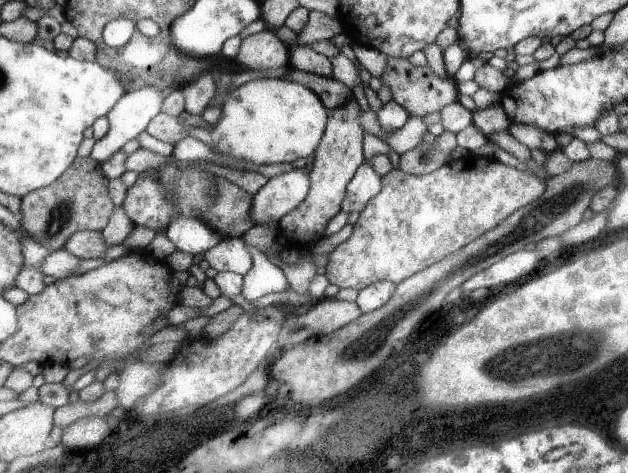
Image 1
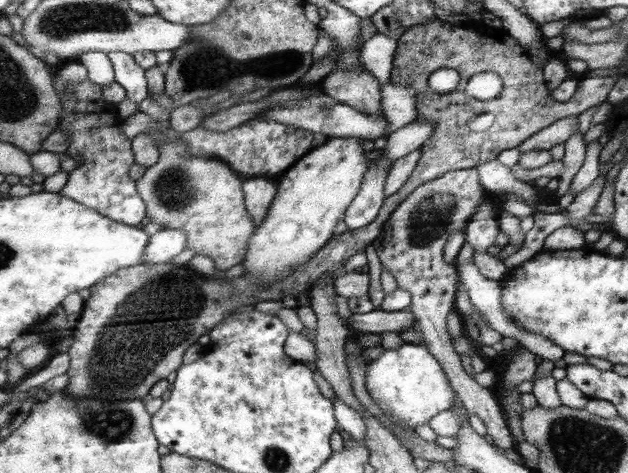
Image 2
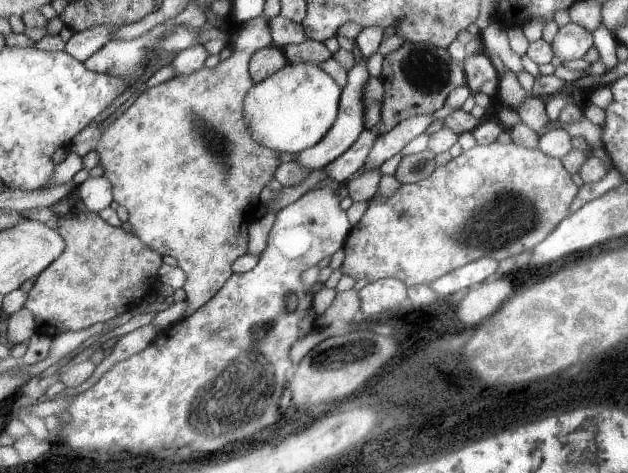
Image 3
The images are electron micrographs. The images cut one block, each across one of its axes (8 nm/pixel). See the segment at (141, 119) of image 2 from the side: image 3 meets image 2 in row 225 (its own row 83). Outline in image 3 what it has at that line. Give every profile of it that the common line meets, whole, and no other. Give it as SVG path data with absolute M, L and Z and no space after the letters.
M256 17L248 20L238 27L238 34L234 37L231 46L232 52L229 58L220 61L215 67L202 67L200 70L190 74L190 76L180 76L168 81L152 86L148 90L144 90L142 94L136 98L136 101L126 108L114 122L108 125L104 130L104 134L100 136L98 144L96 144L96 154L100 156L99 165L104 168L104 178L110 181L113 200L118 202L120 206L124 206L129 212L128 222L132 224L132 232L142 239L145 245L150 246L158 254L164 256L173 256L178 262L178 267L182 268L186 273L187 281L184 283L183 289L186 291L186 312L184 316L191 315L197 311L203 304L206 304L222 287L225 286L226 280L233 275L233 264L248 252L248 226L254 221L254 212L258 208L260 202L260 192L266 188L266 184L275 178L276 168L280 166L280 153L276 150L270 150L262 144L258 144L254 140L250 129L245 121L245 99L248 92L255 86L253 78L248 74L248 62L250 58L262 47L273 44L273 34L270 33L268 22L262 17Z

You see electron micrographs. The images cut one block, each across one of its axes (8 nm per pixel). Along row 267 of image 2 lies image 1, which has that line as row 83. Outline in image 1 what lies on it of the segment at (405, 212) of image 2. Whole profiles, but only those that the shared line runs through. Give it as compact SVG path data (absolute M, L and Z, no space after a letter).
M388 56L384 74L379 78L383 86L388 86L392 92L391 100L404 106L411 116L426 116L433 112L439 112L447 104L459 100L457 83L450 76L438 76L430 65L414 66L407 58Z

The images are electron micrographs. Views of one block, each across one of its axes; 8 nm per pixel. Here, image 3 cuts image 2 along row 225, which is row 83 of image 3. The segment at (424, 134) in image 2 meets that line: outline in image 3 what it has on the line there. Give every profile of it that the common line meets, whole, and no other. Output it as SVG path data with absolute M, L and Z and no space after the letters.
M362 45L360 47L362 57L360 58L360 62L347 72L347 84L344 86L341 94L340 111L338 112L336 122L333 124L333 128L330 128L330 131L326 132L326 135L320 142L314 144L314 146L305 148L305 150L298 152L295 156L294 162L298 162L300 166L306 166L308 170L322 169L331 162L334 162L336 158L344 154L358 140L358 137L362 134L362 130L365 129L364 120L366 118L364 116L366 116L366 108L364 108L364 86L370 80L370 72L366 68L366 58L370 58L372 51L366 50L366 46Z

